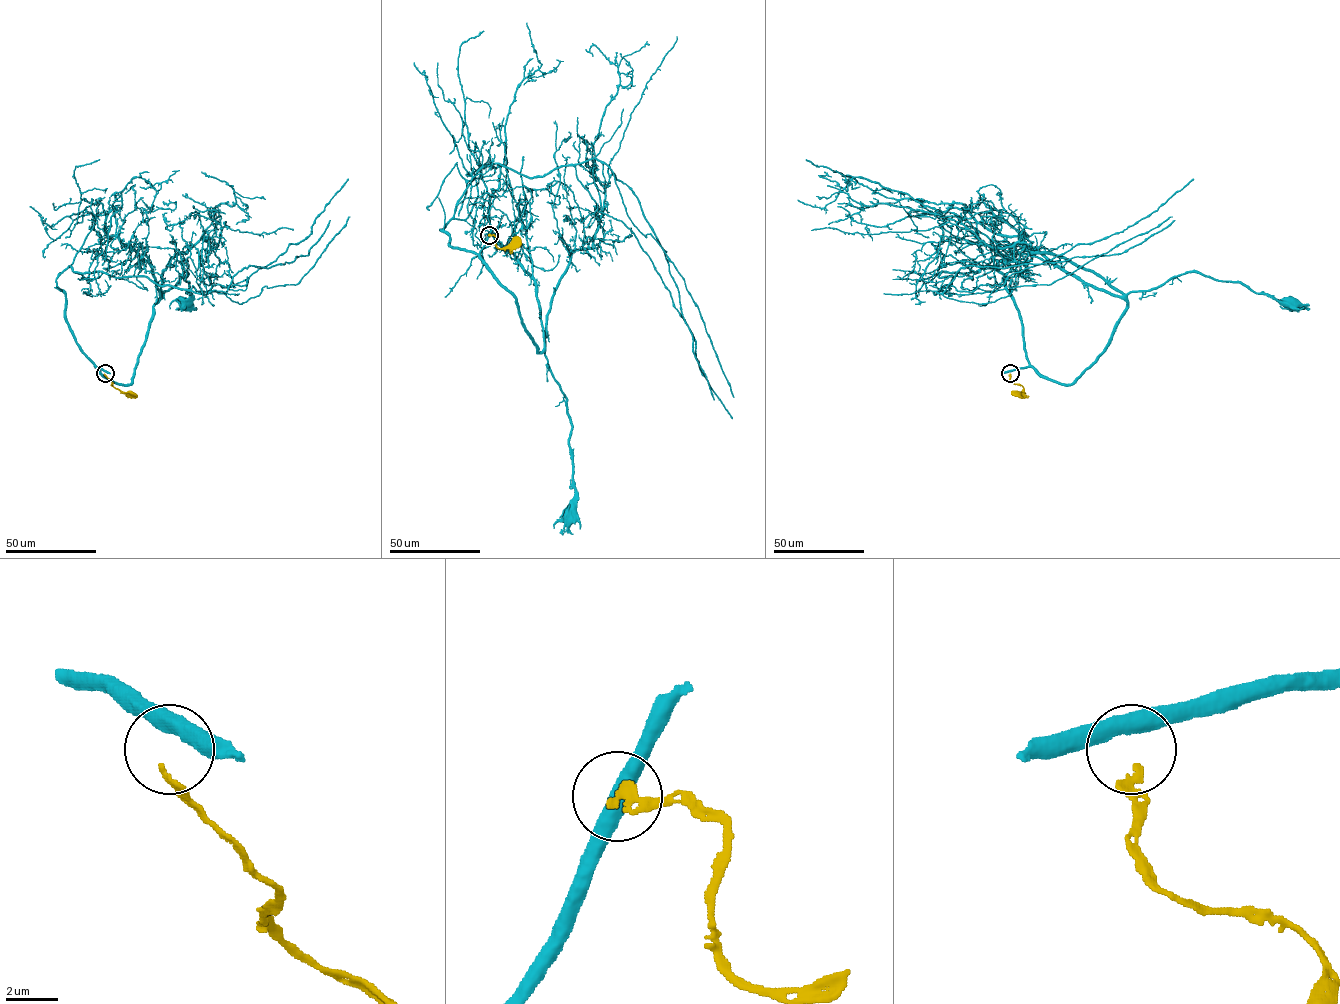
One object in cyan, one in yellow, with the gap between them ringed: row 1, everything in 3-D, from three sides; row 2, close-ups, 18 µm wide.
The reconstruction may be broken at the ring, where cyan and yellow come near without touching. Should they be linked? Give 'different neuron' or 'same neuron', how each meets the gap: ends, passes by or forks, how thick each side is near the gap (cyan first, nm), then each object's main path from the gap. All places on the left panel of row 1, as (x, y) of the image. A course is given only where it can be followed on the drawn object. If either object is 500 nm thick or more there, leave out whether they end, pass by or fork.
different neuron | 500/220 nm | cyan via (104, 371), (95, 367), (117, 383), (133, 380), (154, 305), (185, 272), (190, 294), (182, 305) | yellow via (104, 374), (114, 387), (137, 395)

